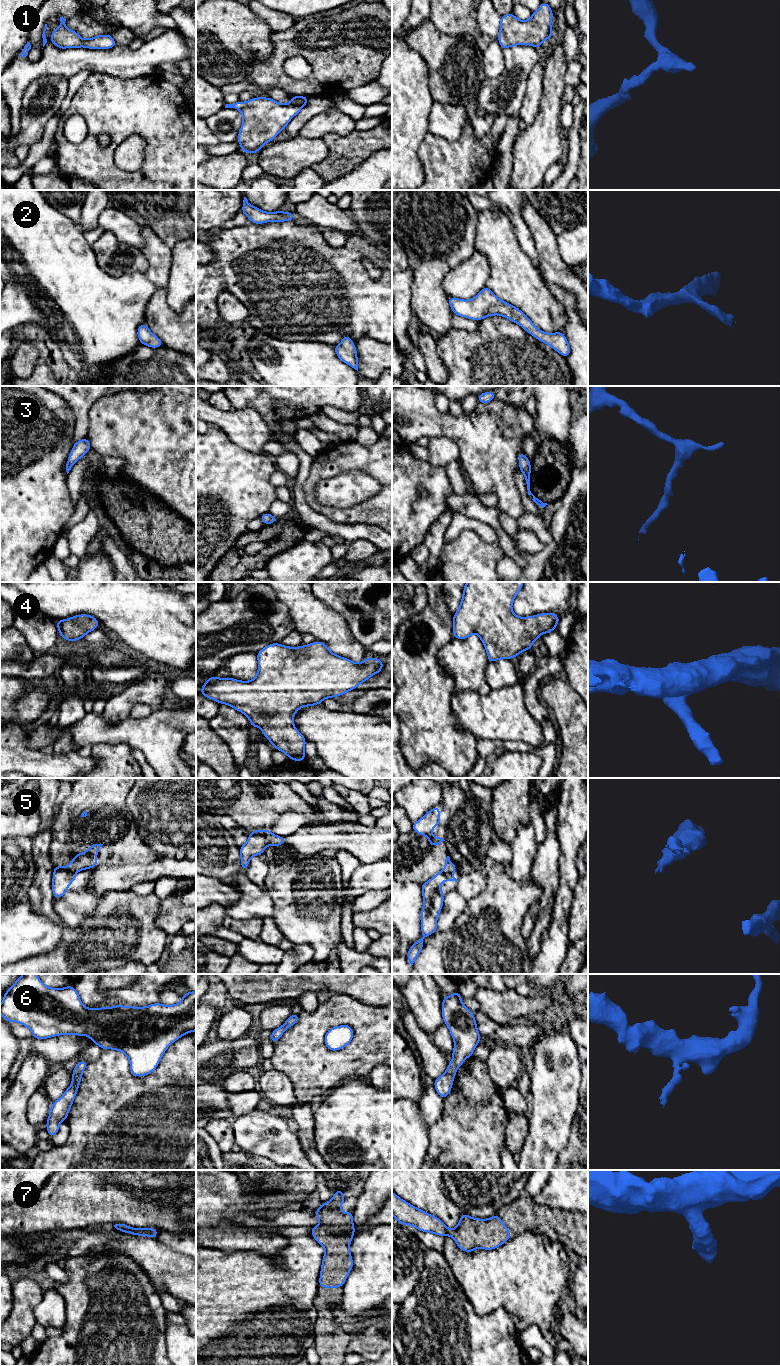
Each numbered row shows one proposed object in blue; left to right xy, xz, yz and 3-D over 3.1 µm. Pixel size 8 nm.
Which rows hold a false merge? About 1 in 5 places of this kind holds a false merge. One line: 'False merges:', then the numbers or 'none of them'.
False merges: 5

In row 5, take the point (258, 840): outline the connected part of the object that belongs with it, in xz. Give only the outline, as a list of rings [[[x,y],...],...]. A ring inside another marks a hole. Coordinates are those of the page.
[[[271,828],[267,830],[250,831],[247,842],[240,846],[241,869],[246,871],[251,857],[263,854],[265,848],[269,845],[268,836],[272,834]]]

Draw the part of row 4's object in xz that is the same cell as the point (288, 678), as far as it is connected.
[[[315,641],[300,647],[283,646],[280,643],[271,643],[257,653],[258,672],[251,681],[241,681],[234,678],[218,678],[215,675],[208,678],[203,684],[200,694],[213,699],[219,704],[227,704],[235,710],[245,714],[252,727],[262,729],[263,735],[275,749],[285,753],[290,760],[303,762],[306,758],[306,738],[294,727],[294,714],[303,706],[319,705],[325,698],[342,696],[346,692],[358,687],[367,679],[381,672],[384,663],[379,658],[369,658],[361,663],[332,653],[324,642]]]

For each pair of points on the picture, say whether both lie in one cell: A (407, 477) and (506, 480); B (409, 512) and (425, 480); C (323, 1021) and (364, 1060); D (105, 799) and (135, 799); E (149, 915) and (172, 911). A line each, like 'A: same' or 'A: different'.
A: different
B: same
C: same
D: different
E: different

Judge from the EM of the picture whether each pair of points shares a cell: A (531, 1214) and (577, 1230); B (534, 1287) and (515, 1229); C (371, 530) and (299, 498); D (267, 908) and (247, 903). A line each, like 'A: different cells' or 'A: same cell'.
A: same cell
B: different cells
C: same cell
D: same cell

